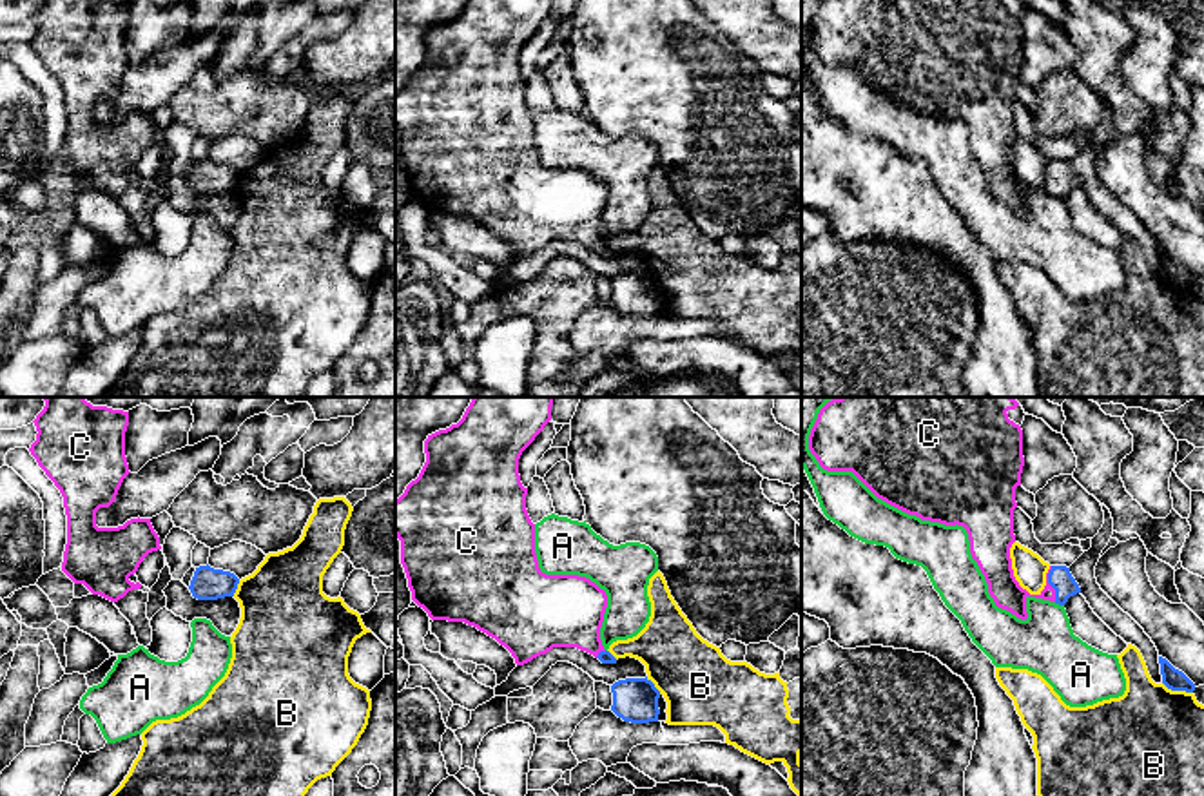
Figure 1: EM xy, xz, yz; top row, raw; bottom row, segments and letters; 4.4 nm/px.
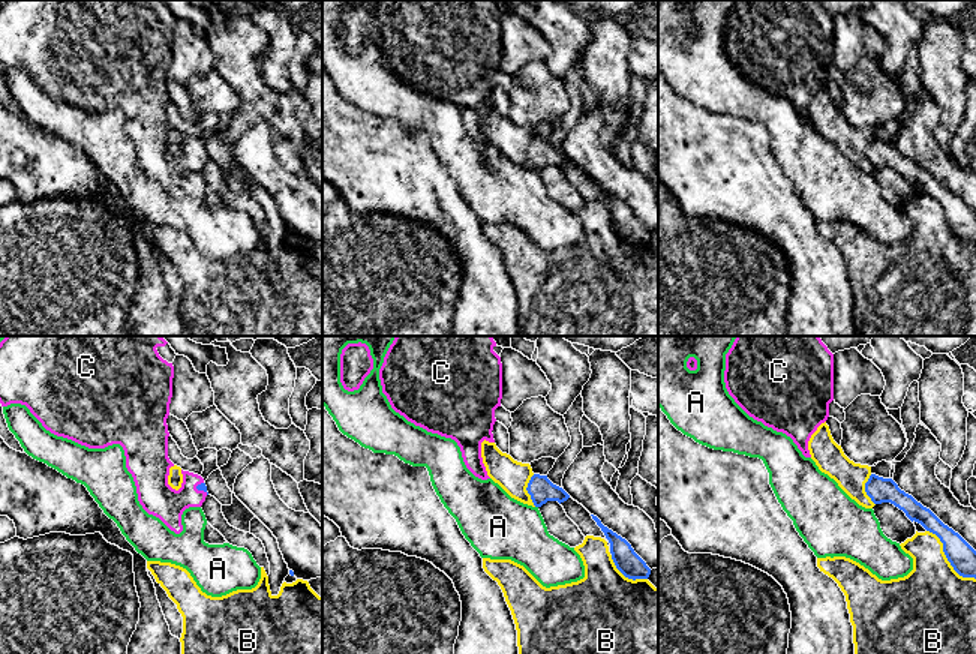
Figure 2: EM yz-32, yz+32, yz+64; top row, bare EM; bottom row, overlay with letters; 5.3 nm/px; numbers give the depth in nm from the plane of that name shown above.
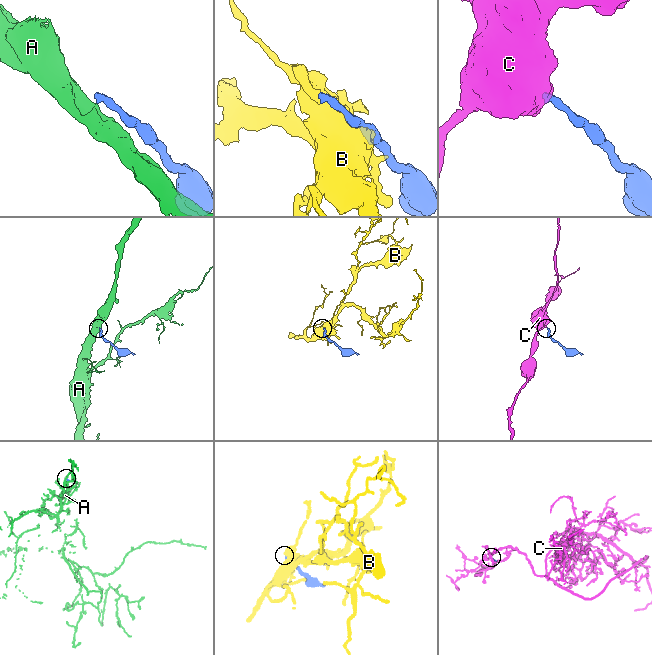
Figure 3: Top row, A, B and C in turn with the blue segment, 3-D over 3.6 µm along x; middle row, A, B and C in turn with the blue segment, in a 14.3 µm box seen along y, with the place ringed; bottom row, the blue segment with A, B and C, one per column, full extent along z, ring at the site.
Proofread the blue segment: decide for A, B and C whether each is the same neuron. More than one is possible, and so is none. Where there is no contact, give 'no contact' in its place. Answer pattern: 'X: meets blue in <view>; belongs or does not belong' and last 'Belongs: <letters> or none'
A: meets blue in yz; does not belong
B: meets blue in yz; does not belong
C: meets blue in yz; belongs
Belongs: C

